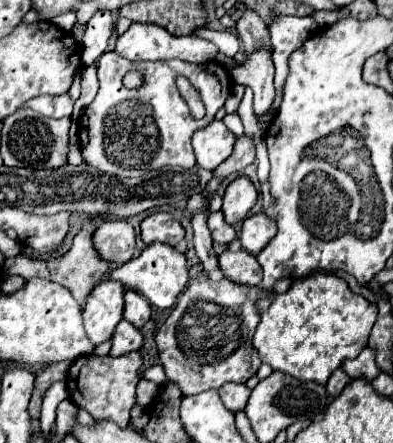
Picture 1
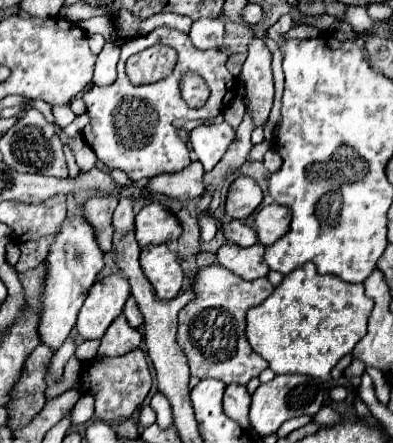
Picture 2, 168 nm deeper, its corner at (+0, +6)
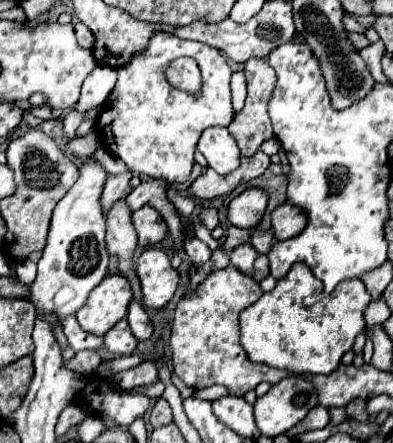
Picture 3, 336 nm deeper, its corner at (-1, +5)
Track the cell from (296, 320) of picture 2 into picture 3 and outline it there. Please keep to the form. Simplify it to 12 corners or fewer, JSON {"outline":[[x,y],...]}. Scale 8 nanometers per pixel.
{"outline":[[297,262],[241,312],[251,362],[331,374],[365,332],[361,280]]}

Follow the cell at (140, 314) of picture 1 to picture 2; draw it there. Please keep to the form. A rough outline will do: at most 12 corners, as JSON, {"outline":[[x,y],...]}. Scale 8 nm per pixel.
{"outline":[[128,297],[124,315],[130,327],[142,325],[142,315],[132,297]]}

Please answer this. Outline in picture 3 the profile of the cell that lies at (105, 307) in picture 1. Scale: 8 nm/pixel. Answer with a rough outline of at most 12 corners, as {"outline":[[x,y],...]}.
{"outline":[[107,276],[77,312],[85,332],[105,336],[125,318],[131,286]]}

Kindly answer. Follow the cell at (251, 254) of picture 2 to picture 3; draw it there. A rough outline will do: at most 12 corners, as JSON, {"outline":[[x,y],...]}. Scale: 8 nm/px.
{"outline":[[251,244],[233,248],[229,260],[258,282],[270,274],[267,256]]}

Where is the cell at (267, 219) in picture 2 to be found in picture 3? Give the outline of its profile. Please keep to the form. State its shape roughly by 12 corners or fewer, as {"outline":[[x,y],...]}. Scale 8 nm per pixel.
{"outline":[[291,202],[271,212],[271,226],[277,240],[297,236],[307,216]]}

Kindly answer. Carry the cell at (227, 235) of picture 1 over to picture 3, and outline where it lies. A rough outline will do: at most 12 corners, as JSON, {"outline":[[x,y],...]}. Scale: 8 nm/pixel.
{"outline":[[251,230],[249,244],[267,254],[273,242],[271,232]]}

